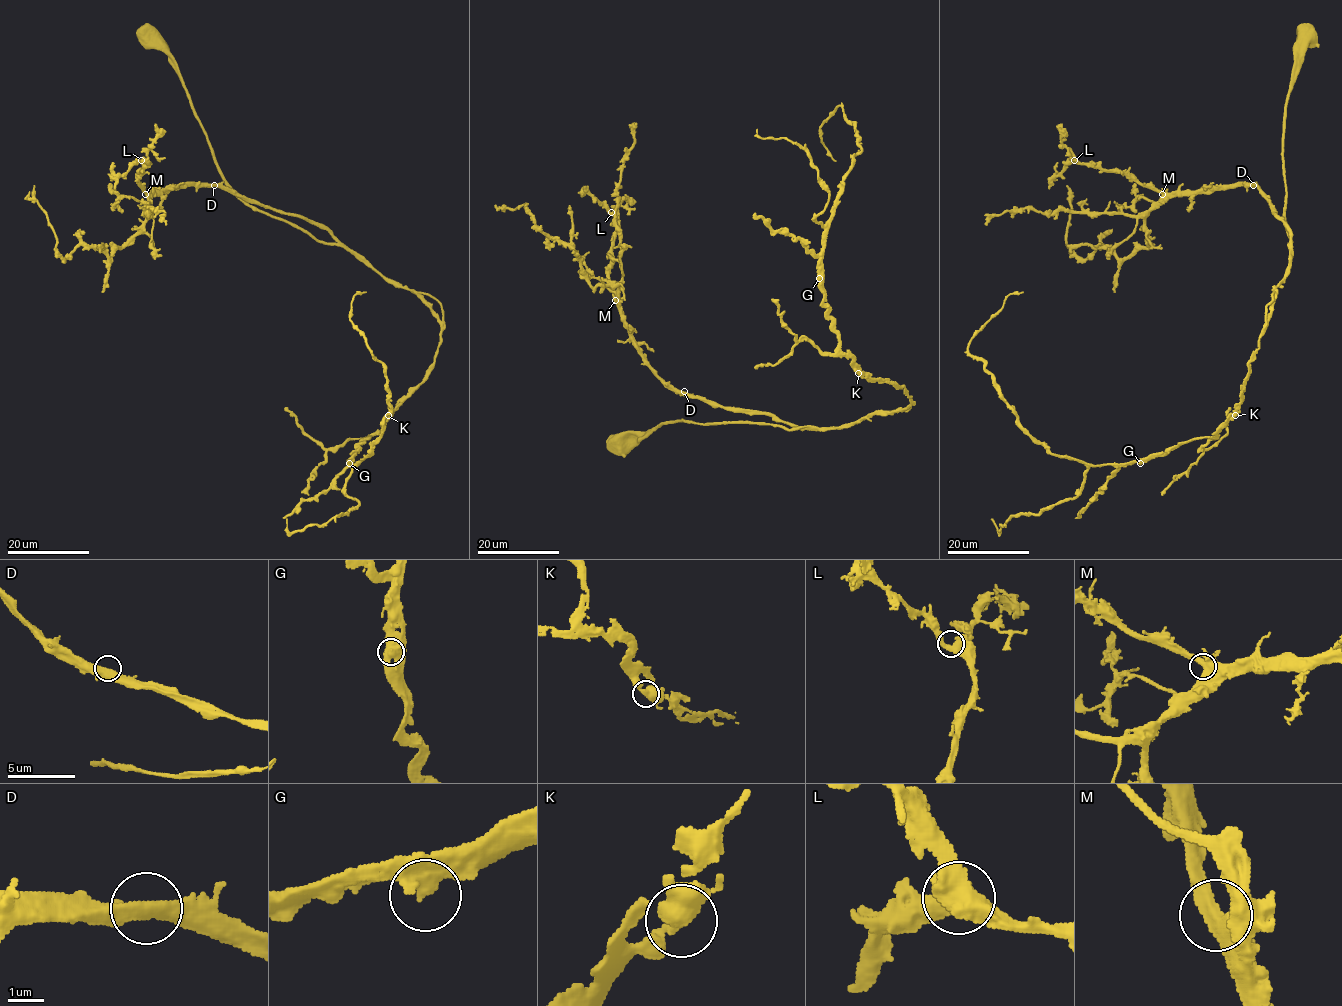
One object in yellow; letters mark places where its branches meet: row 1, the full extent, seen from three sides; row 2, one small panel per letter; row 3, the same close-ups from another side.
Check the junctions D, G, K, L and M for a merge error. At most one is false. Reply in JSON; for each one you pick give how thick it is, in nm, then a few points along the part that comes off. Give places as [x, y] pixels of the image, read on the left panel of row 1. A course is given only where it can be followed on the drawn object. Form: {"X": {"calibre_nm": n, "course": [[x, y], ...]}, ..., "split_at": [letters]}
{"split_at": []}

